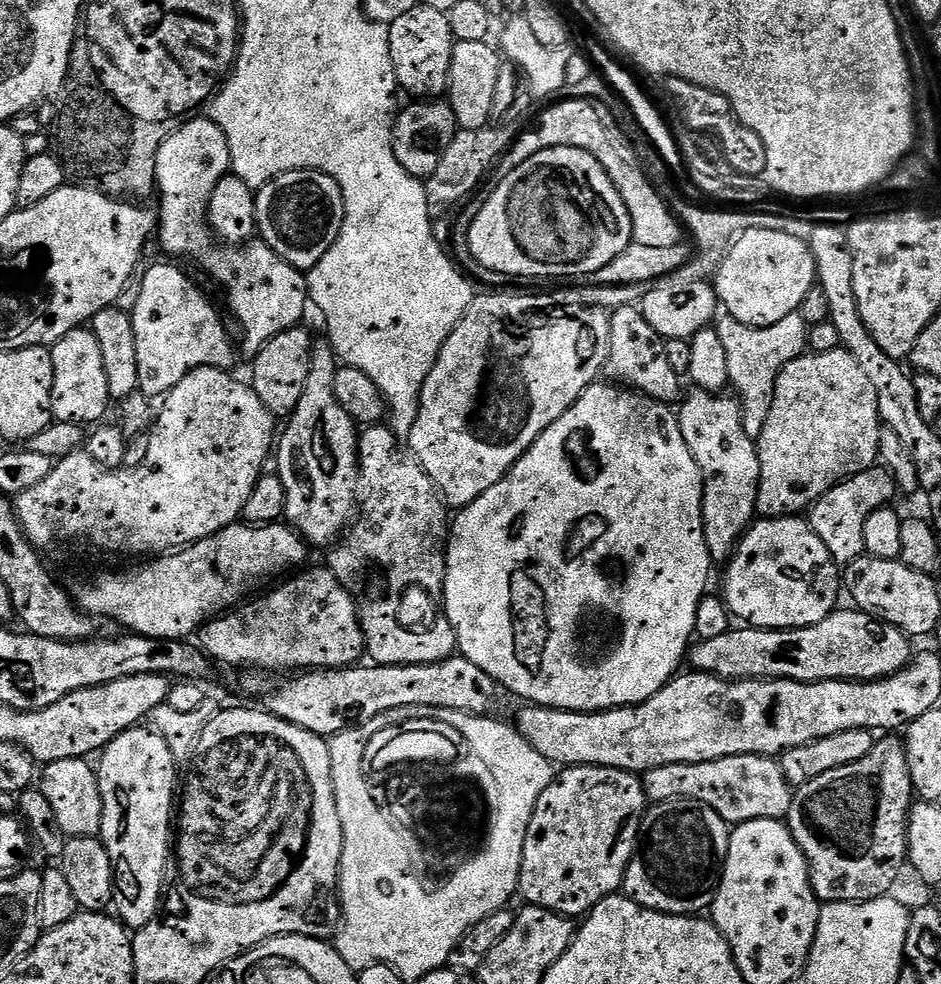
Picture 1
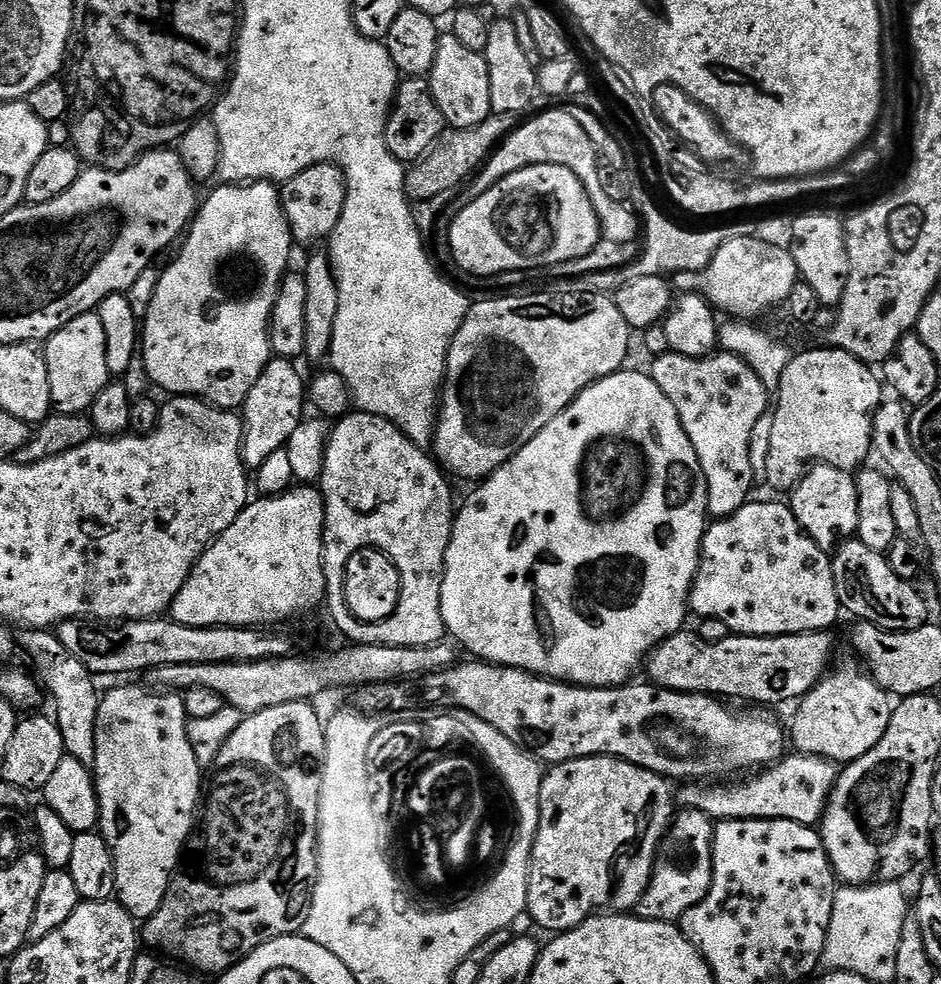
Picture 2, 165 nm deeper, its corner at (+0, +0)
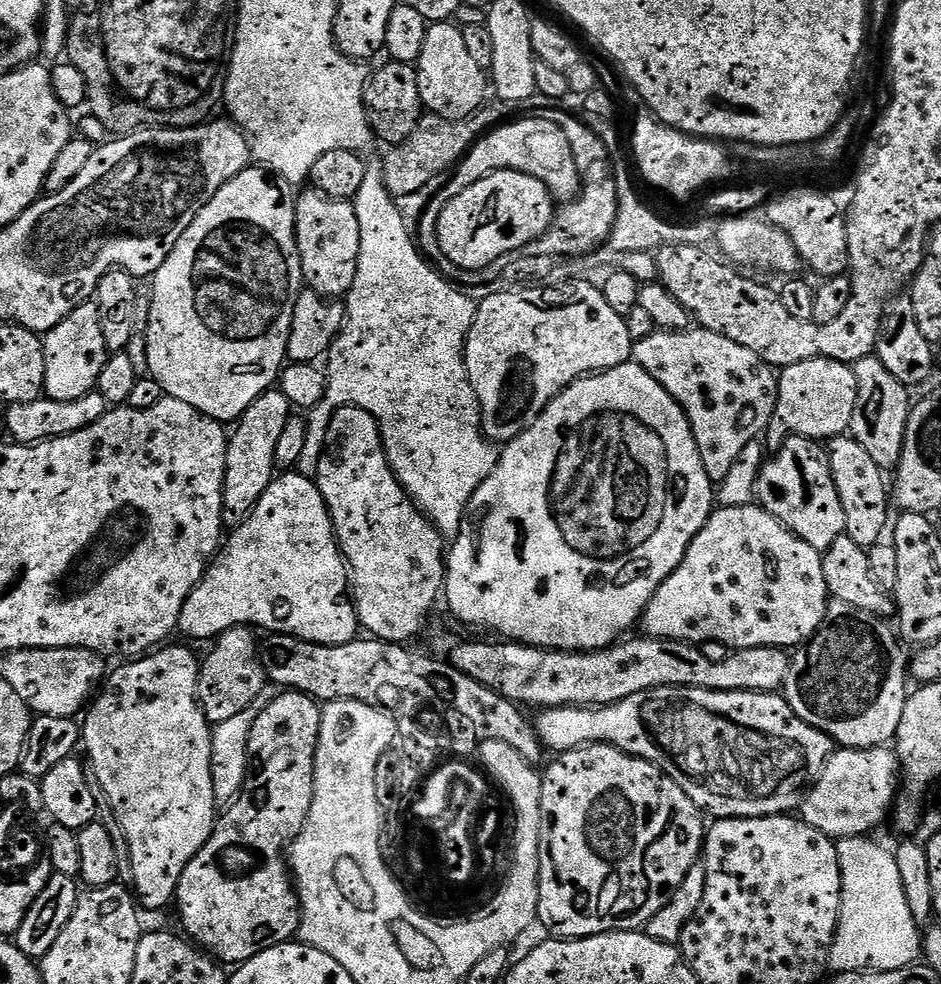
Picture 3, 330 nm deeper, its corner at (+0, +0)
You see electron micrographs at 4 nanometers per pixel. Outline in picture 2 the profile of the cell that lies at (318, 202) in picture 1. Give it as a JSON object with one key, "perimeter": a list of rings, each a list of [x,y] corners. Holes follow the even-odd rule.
{"perimeter":[[[315,164],[306,170],[289,175],[280,188],[280,201],[297,245],[327,241],[336,231],[342,218],[348,189],[344,172],[336,164]]]}

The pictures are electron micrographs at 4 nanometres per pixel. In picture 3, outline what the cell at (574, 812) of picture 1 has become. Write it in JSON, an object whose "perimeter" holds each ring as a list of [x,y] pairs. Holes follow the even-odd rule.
{"perimeter":[[[590,744],[582,748],[575,748],[569,752],[559,753],[555,759],[556,761],[548,769],[543,769],[542,790],[540,791],[540,893],[536,911],[539,927],[544,927],[548,934],[561,940],[581,940],[583,936],[597,936],[607,932],[635,932],[643,929],[650,922],[650,918],[654,918],[654,914],[658,914],[658,910],[662,910],[662,906],[666,906],[666,902],[670,902],[670,898],[676,893],[678,886],[682,886],[682,882],[686,882],[686,874],[690,874],[690,870],[697,867],[698,861],[701,859],[706,835],[706,823],[704,824],[703,820],[705,817],[702,815],[701,809],[697,808],[696,803],[656,765],[651,764],[648,760],[638,760],[635,756],[628,756],[622,750],[611,748],[609,744]]]}

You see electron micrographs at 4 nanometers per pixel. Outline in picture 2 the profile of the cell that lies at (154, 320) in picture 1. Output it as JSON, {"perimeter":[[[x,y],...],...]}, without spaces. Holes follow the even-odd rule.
{"perimeter":[[[241,182],[238,184],[224,184],[219,186],[208,197],[203,197],[198,211],[179,245],[180,253],[176,256],[176,261],[165,270],[160,276],[160,281],[156,284],[156,293],[152,296],[152,301],[148,304],[148,317],[142,320],[142,355],[146,370],[148,371],[151,383],[157,388],[165,388],[172,392],[173,397],[195,396],[217,408],[225,410],[236,410],[244,403],[244,399],[250,394],[254,382],[262,374],[262,370],[273,359],[272,350],[272,311],[276,305],[277,298],[280,297],[280,286],[284,282],[284,277],[289,271],[288,259],[292,256],[294,241],[292,231],[288,225],[288,219],[284,213],[284,207],[280,201],[280,188],[272,182]]]}

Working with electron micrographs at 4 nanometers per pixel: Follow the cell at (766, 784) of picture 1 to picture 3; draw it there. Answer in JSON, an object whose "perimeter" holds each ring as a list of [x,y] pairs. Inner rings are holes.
{"perimeter":[[[891,747],[883,748],[840,748],[829,756],[822,774],[815,784],[808,789],[803,804],[798,809],[799,819],[803,820],[814,830],[831,836],[836,840],[845,840],[851,836],[868,836],[883,822],[889,819],[898,796],[898,773],[900,761],[896,759]]]}

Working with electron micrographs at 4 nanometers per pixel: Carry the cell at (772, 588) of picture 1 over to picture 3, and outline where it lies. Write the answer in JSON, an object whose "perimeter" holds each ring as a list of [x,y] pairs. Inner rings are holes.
{"perimeter":[[[755,503],[737,508],[717,507],[712,515],[704,523],[704,528],[690,542],[686,554],[682,558],[680,565],[672,571],[670,578],[658,586],[658,590],[652,596],[648,607],[644,609],[642,625],[644,632],[649,636],[657,637],[661,640],[686,640],[689,644],[697,646],[713,640],[722,642],[729,650],[739,650],[741,648],[778,648],[781,650],[795,649],[797,646],[803,646],[812,639],[820,630],[824,623],[824,615],[828,609],[830,597],[828,587],[826,586],[826,574],[824,573],[824,561],[821,553],[814,546],[810,546],[800,536],[795,536],[784,523],[778,518],[774,518],[764,508]]]}

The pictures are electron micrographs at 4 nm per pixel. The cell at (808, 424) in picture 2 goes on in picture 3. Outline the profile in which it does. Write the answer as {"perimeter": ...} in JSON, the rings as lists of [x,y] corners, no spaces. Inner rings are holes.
{"perimeter":[[[807,360],[783,369],[778,376],[776,390],[775,419],[785,428],[785,433],[805,436],[807,440],[828,442],[837,436],[845,435],[851,429],[856,405],[856,379],[851,367],[837,360]]]}

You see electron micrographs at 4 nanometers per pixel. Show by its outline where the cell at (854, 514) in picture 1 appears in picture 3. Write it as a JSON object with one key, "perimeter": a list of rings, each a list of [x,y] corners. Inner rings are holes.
{"perimeter":[[[805,436],[787,437],[788,441],[776,452],[776,457],[765,463],[764,469],[758,474],[756,483],[756,500],[759,507],[764,508],[771,516],[778,518],[810,546],[818,550],[829,548],[835,540],[845,535],[846,514],[842,510],[842,502],[838,498],[836,483],[832,477],[832,468],[828,464],[828,452],[817,441],[807,440]]]}

